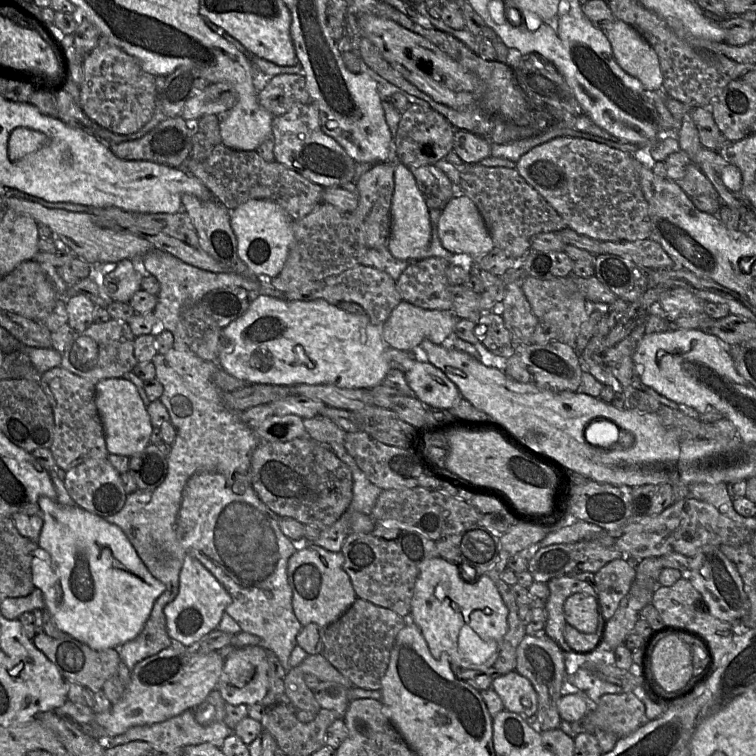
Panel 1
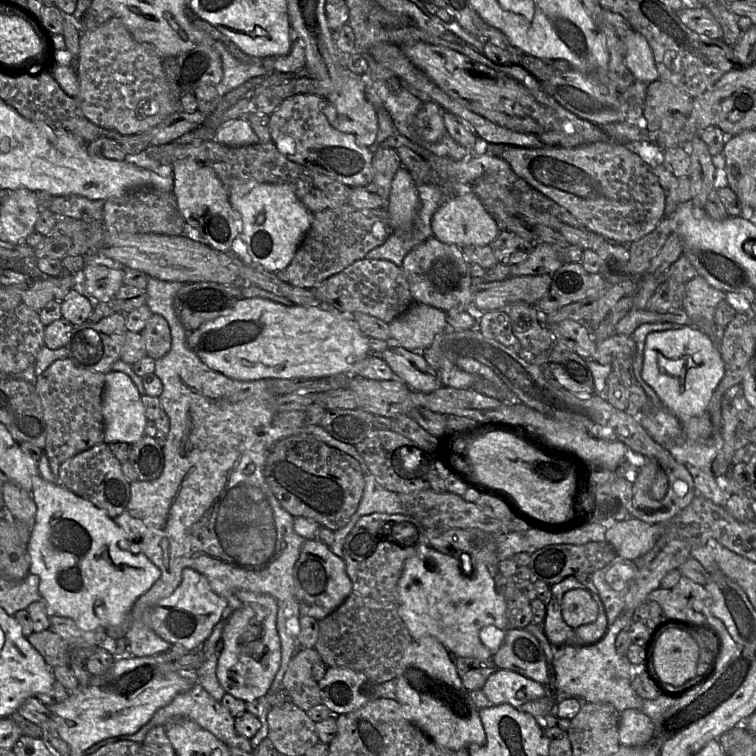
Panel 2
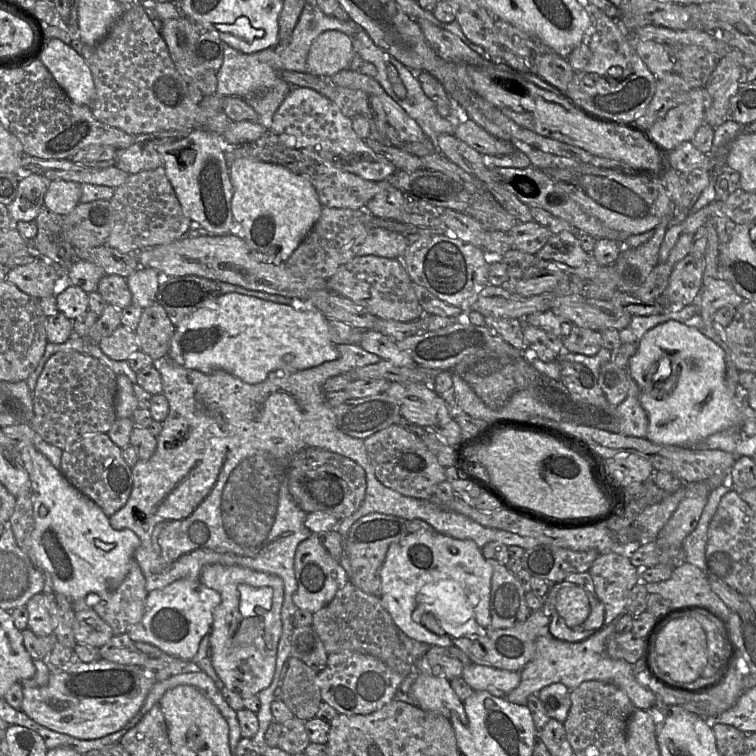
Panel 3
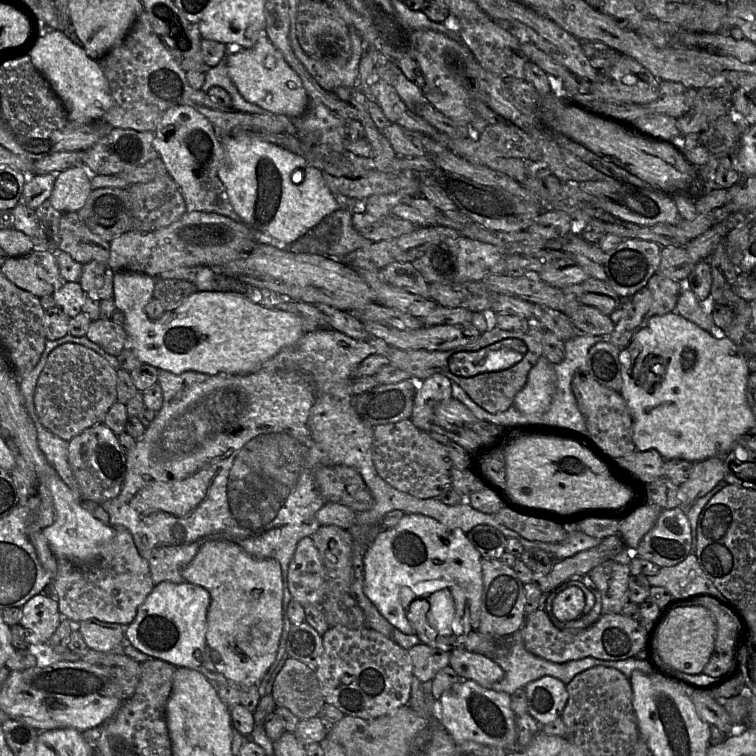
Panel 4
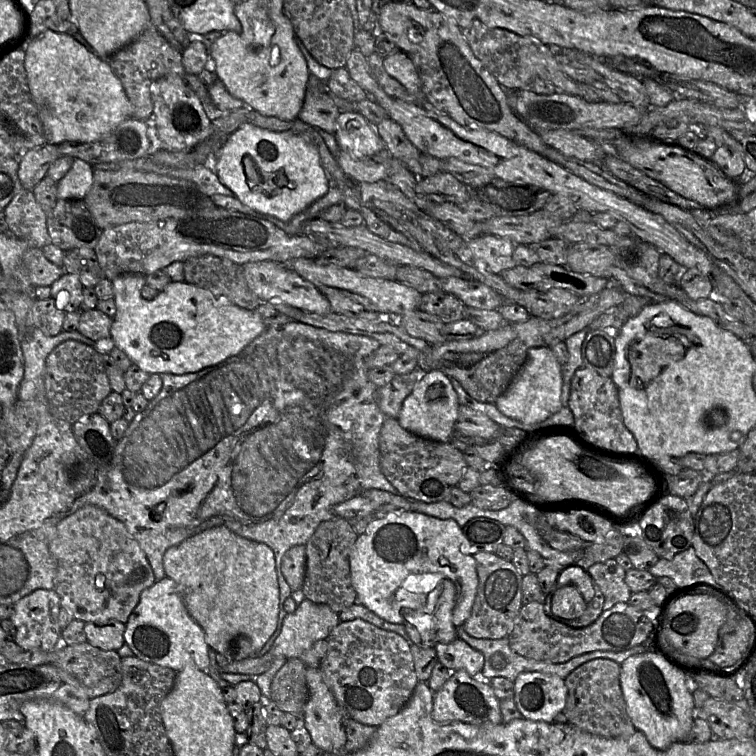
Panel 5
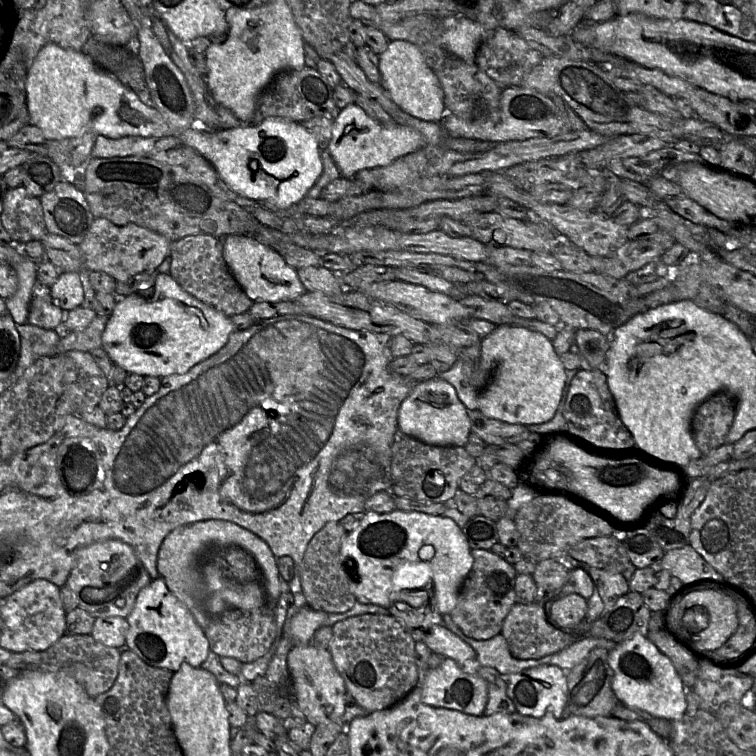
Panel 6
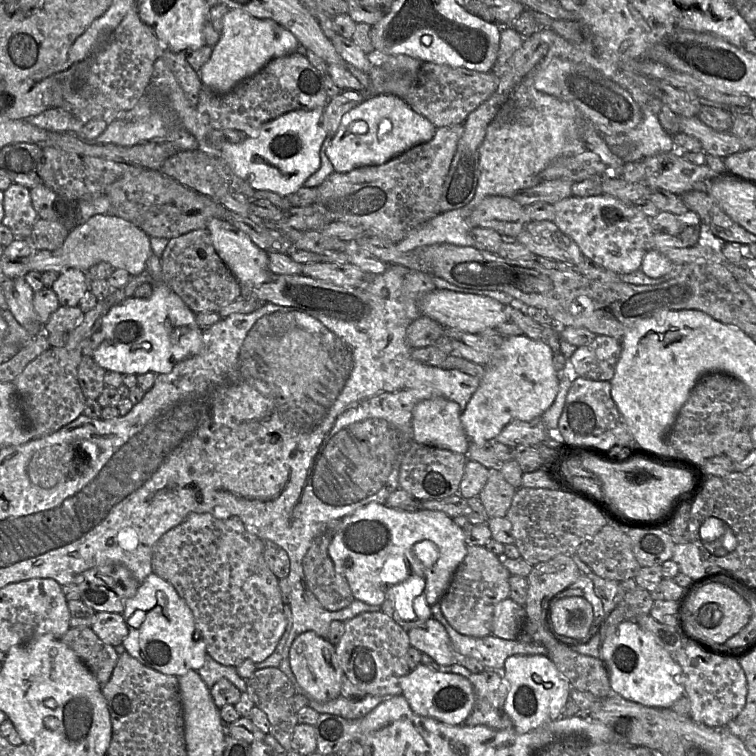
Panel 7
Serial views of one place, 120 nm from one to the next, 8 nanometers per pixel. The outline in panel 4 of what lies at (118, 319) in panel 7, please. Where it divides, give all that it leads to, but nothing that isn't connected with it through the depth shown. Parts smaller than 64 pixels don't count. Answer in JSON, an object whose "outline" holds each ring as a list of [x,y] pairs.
{"outline":[[[119,271],[113,277],[113,300],[116,308],[125,315],[124,329],[128,336],[128,347],[138,359],[158,370],[173,374],[195,371],[209,375],[220,373],[249,374],[258,370],[268,360],[283,349],[294,345],[306,332],[304,322],[298,316],[254,303],[245,295],[236,292],[197,291],[190,295],[177,308],[165,311],[156,320],[150,319],[145,308],[153,297],[156,278],[147,274]]]}

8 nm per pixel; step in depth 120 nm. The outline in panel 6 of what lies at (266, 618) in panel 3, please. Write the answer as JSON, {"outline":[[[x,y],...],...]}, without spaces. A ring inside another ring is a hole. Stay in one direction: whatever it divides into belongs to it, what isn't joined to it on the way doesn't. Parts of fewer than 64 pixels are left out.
{"outline":[[[213,519],[213,520],[199,521],[199,522],[193,523],[193,524],[180,526],[180,527],[174,529],[172,532],[170,532],[164,538],[164,540],[160,546],[160,549],[158,551],[157,569],[158,569],[159,575],[161,577],[163,577],[164,580],[166,581],[166,584],[167,584],[167,587],[169,588],[169,590],[187,607],[187,609],[193,615],[197,624],[202,629],[205,629],[207,627],[208,621],[213,616],[217,615],[218,613],[220,613],[220,612],[222,612],[228,608],[237,608],[237,609],[244,609],[244,610],[267,609],[268,605],[271,605],[271,607],[273,608],[275,603],[278,601],[281,593],[282,593],[280,590],[280,585],[279,585],[279,572],[278,572],[278,568],[276,565],[276,559],[277,558],[272,553],[268,544],[264,540],[259,538],[256,534],[252,533],[251,531],[249,531],[245,528],[242,528],[241,526],[239,526],[233,522],[226,521],[226,520],[220,520],[220,519]],[[228,546],[240,547],[240,548],[244,549],[245,551],[247,551],[254,558],[254,560],[255,560],[255,562],[256,562],[256,564],[260,570],[260,580],[259,581],[237,582],[237,581],[230,579],[228,577],[227,573],[223,572],[223,568],[221,568],[219,566],[219,564],[216,563],[215,561],[207,561],[207,562],[202,563],[202,555],[205,552],[205,550],[207,550],[208,548],[211,548],[211,547],[228,547]]]}

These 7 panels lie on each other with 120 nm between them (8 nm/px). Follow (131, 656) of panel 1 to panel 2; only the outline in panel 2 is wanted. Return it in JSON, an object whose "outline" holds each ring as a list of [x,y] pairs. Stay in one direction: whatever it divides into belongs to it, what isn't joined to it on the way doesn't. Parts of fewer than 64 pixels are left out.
{"outline":[[[162,580],[162,583],[160,581],[134,603],[130,611],[132,622],[125,635],[130,655],[136,657],[154,656],[171,648],[172,644],[157,635],[150,626],[153,607],[158,601],[172,594],[169,591],[167,583]]]}

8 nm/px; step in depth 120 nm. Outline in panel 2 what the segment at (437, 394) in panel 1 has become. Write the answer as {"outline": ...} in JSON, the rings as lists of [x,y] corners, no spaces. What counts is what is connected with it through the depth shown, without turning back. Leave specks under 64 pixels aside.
{"outline":[[[390,345],[382,353],[382,359],[393,370],[396,378],[415,392],[431,393],[442,387],[437,371],[419,353]]]}

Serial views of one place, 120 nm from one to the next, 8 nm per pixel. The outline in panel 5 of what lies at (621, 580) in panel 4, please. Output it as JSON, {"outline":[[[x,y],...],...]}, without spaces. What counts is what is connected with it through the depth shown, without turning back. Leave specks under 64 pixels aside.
{"outline":[[[615,559],[595,563],[587,571],[604,596],[603,611],[611,609],[616,603],[629,601],[632,593],[625,582],[626,572]]]}

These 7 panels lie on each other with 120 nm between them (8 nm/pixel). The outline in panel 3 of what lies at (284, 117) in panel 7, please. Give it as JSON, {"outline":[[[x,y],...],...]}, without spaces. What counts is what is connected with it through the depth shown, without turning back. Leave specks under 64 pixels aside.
{"outline":[[[250,158],[234,160],[228,168],[233,186],[232,215],[240,226],[240,237],[267,261],[285,263],[320,217],[323,207],[314,186],[308,177],[286,167]]]}

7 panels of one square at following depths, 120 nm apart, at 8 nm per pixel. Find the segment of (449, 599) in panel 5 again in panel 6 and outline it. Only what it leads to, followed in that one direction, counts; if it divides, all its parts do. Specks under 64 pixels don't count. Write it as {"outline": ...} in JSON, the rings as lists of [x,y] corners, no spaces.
{"outline":[[[433,583],[430,585],[430,591],[423,589],[428,593],[428,598],[420,606],[413,605],[404,601],[395,601],[387,610],[402,627],[412,636],[415,642],[423,642],[423,639],[436,625],[443,625],[443,615],[438,611],[434,597]]]}

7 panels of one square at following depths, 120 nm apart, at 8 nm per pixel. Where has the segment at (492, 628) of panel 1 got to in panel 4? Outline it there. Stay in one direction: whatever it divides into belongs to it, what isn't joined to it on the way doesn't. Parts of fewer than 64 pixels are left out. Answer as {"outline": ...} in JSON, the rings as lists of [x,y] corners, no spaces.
{"outline":[[[404,514],[399,522],[388,529],[380,532],[369,544],[367,547],[364,556],[363,556],[363,568],[364,568],[364,593],[370,599],[370,601],[375,605],[381,615],[387,619],[387,621],[392,624],[395,628],[401,632],[409,635],[415,635],[415,630],[407,617],[408,609],[419,600],[438,600],[438,598],[430,598],[437,592],[446,590],[448,593],[444,595],[444,599],[448,597],[451,598],[453,607],[457,611],[457,624],[461,625],[463,632],[469,634],[470,632],[478,632],[477,629],[480,624],[480,614],[481,614],[481,597],[483,592],[483,575],[482,575],[482,566],[481,566],[482,556],[473,546],[473,544],[468,540],[464,532],[460,528],[448,528],[445,525],[441,524],[436,519],[425,516],[422,514]]]}

